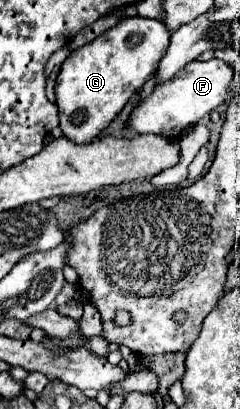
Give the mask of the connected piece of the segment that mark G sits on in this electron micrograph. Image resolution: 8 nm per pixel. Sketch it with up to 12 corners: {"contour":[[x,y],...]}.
{"contour":[[123,18],[55,84],[75,144],[105,130],[157,72],[161,20]]}

